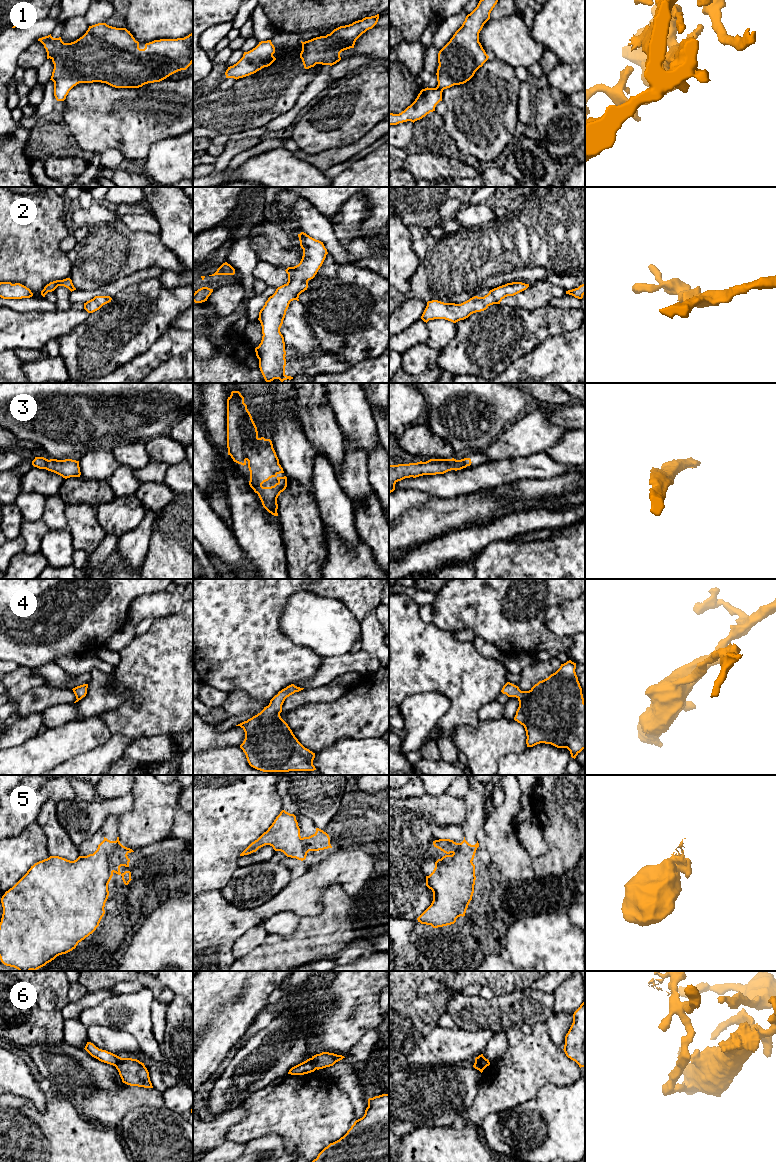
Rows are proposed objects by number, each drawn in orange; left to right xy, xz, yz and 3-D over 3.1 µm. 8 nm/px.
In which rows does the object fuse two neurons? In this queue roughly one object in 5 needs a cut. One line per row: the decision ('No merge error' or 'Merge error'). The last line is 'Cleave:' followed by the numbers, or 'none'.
1: No merge error
2: No merge error
3: No merge error
4: No merge error
5: No merge error
6: Merge error
Cleave: 6

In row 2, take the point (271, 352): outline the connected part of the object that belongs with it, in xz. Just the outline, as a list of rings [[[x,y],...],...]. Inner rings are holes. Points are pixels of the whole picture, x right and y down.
[[[304,232],[298,234],[298,237],[303,249],[300,263],[285,270],[288,282],[276,289],[259,312],[258,320],[262,326],[263,336],[255,352],[266,382],[279,379],[282,383],[284,380],[293,379],[285,374],[286,351],[280,328],[290,302],[299,301],[299,295],[307,290],[308,281],[315,277],[328,254],[323,242]]]

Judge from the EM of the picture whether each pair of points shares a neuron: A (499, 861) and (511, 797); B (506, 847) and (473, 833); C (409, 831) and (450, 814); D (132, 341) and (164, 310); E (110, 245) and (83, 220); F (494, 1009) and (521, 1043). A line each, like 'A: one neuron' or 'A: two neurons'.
A: one neuron
B: two neurons
C: one neuron
D: one neuron
E: two neurons
F: two neurons

